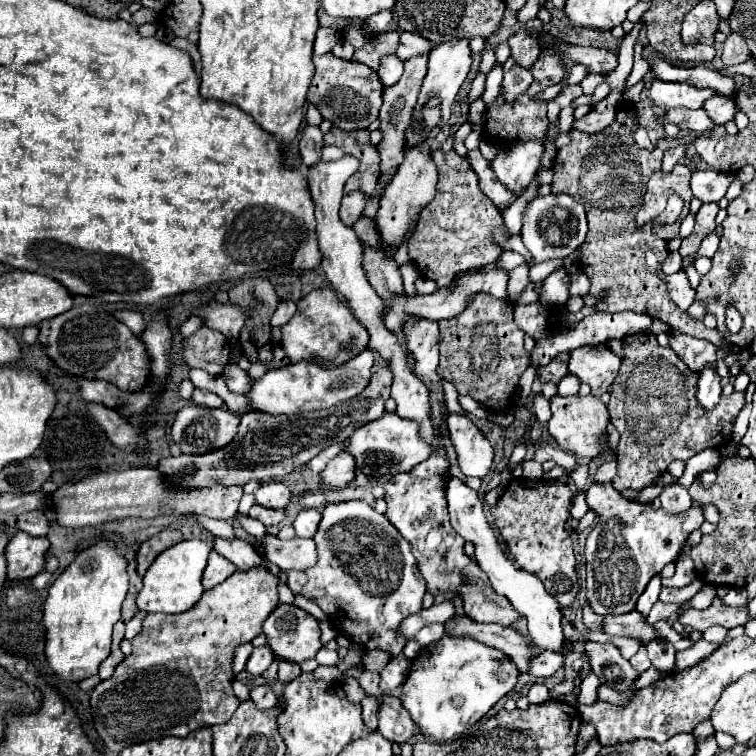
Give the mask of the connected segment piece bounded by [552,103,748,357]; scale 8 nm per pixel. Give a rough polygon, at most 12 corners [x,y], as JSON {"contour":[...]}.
{"contour":[[634,105],[570,131],[552,193],[582,201],[594,309],[636,311],[740,357],[670,299],[668,241],[636,229],[662,151],[638,149]]}

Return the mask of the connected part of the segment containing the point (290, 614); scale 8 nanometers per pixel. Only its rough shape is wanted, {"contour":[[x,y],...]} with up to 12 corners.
{"contour":[[280,603],[264,621],[274,655],[294,663],[320,649],[308,611]]}

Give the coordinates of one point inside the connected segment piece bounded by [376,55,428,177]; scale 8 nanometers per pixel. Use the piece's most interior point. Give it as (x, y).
(399, 100)

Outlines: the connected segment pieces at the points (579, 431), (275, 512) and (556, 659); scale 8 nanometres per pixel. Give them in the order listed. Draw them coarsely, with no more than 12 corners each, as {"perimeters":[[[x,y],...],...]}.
{"perimeters":[[[554,395],[548,433],[558,447],[594,459],[610,421],[592,395]],[[256,503],[250,517],[266,527],[278,525],[286,517],[284,509],[266,509]],[[542,651],[528,669],[534,677],[550,677],[562,665],[562,653]]]}

